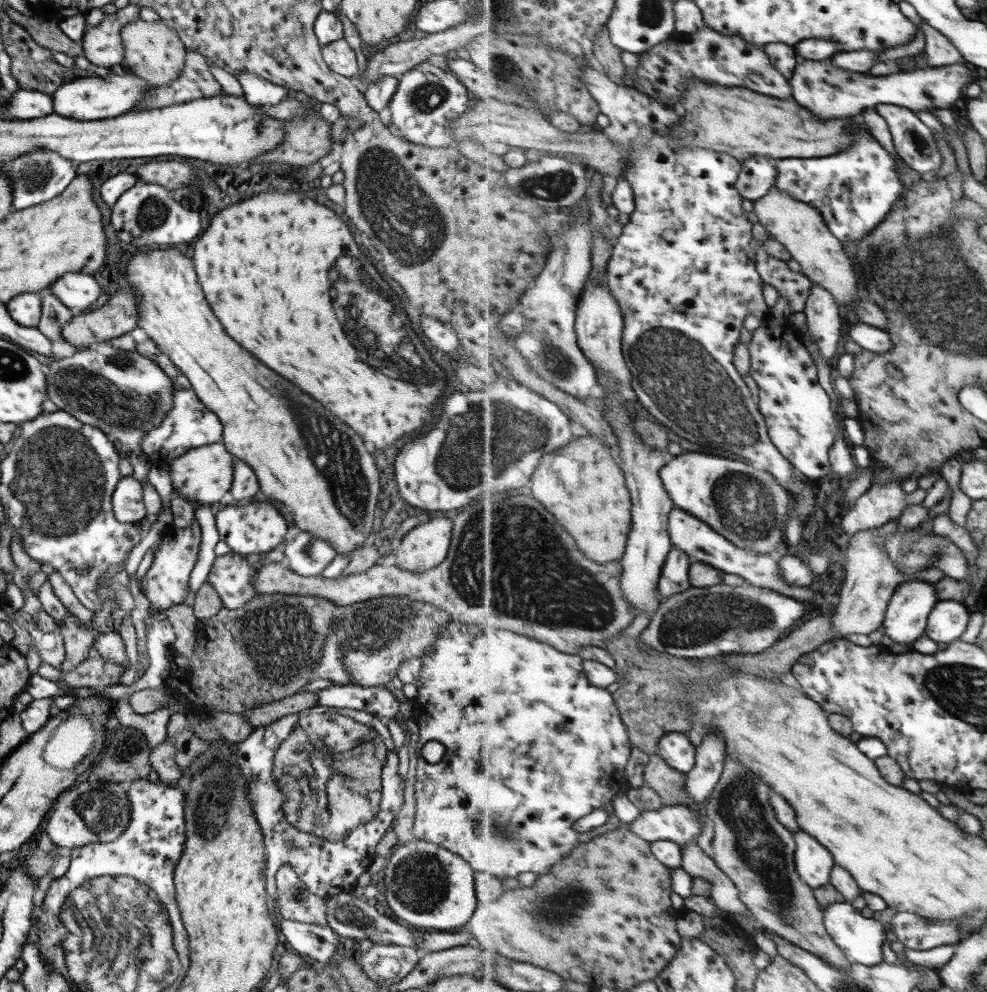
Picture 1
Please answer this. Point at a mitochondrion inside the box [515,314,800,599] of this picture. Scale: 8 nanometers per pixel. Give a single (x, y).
(686, 385)

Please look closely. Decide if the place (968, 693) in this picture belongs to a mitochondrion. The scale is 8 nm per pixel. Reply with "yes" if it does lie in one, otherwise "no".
yes

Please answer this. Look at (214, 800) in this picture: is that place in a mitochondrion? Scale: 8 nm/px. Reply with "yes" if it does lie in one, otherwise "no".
yes

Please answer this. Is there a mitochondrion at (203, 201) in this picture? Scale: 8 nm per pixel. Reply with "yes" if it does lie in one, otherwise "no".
no

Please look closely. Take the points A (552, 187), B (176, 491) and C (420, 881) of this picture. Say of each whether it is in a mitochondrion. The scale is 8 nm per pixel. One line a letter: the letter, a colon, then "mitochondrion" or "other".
A: mitochondrion
B: other
C: mitochondrion

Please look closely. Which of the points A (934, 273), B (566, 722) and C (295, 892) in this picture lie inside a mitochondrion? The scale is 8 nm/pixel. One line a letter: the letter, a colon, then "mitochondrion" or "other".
A: mitochondrion
B: other
C: mitochondrion

